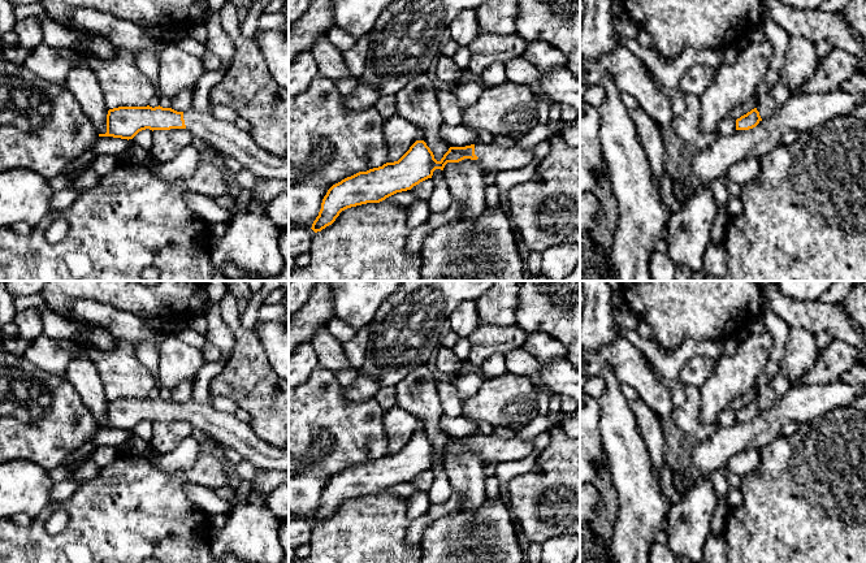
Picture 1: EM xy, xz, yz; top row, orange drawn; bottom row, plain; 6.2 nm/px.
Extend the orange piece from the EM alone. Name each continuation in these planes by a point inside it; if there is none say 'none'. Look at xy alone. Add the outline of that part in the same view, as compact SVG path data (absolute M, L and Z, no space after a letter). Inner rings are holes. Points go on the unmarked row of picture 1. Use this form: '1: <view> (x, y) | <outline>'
1: xy (225, 428) | M189 399L183 402L186 421L221 445L239 452L255 468L289 473L289 450L276 447L256 436L252 426L233 413Z

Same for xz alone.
1: xz (499, 447) | M514 433L477 434L475 446L485 465L520 460L533 451L533 441L523 441Z

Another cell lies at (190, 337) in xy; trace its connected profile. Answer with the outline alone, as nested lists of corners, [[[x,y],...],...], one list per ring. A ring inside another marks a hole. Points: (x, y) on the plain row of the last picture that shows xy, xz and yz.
[[[190,326],[185,328],[182,332],[177,333],[176,337],[185,342],[186,345],[195,347],[198,350],[203,350],[207,345],[207,339],[204,335],[199,334],[198,332],[192,330]]]

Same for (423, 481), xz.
[[[428,469],[419,476],[413,477],[411,482],[416,486],[417,491],[428,491],[428,489],[434,482],[434,473],[432,469]]]

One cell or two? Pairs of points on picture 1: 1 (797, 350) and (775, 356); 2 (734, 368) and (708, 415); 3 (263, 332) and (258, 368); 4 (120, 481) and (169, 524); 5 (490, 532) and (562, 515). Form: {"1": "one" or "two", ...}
{"1": "two", "2": "one", "3": "two", "4": "one", "5": "two"}

